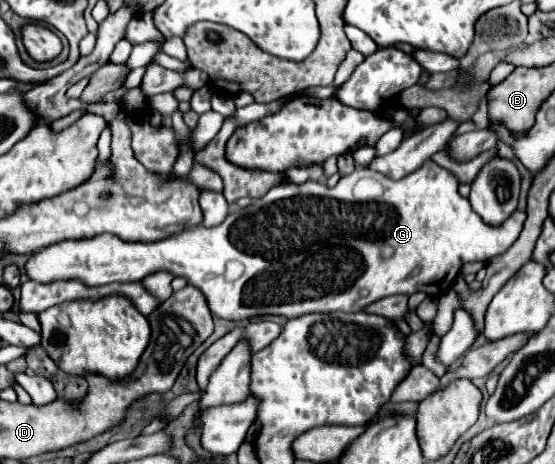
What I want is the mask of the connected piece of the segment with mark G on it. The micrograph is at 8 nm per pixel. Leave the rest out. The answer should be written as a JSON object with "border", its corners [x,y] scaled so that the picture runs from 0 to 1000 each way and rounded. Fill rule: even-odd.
{"border":[[[771,345],[771,349],[764,349],[764,358],[757,366],[750,366],[750,375],[735,375],[735,384],[728,384],[728,388],[703,388],[692,375],[674,371],[667,362],[645,362],[634,375],[613,384],[613,392],[602,405],[591,405],[587,397],[577,397],[577,392],[505,397],[505,401],[494,401],[476,427],[458,431],[450,444],[414,453],[414,461],[407,466],[407,474],[396,487],[382,487],[382,491],[353,487],[353,491],[332,496],[317,509],[306,509],[306,513],[295,513],[295,517],[285,517],[285,522],[223,522],[205,504],[180,504],[180,509],[169,509],[169,513],[159,513],[159,517],[115,517],[115,522],[105,522],[105,526],[94,526],[94,530],[79,534],[76,543],[58,547],[58,556],[47,569],[47,582],[50,582],[54,603],[61,603],[61,608],[94,608],[94,603],[137,599],[137,603],[148,603],[159,616],[187,616],[187,612],[202,612],[202,608],[249,608],[249,603],[259,603],[263,595],[277,591],[277,586],[303,586],[310,595],[335,599],[342,616],[357,621],[371,638],[378,672],[393,685],[404,685],[404,690],[443,690],[443,685],[479,681],[479,677],[505,677],[505,681],[515,681],[515,685],[537,685],[537,681],[559,677],[559,672],[609,672],[609,668],[656,672],[659,659],[681,651],[685,642],[710,638],[710,634],[739,638],[753,625],[764,625],[771,638],[789,638],[789,629],[796,634],[804,625],[800,621],[804,595],[807,595],[807,621],[811,621],[818,599],[825,595],[832,569],[883,560],[883,556],[905,547],[908,539],[915,539],[930,522],[930,513],[937,509],[944,474],[948,474],[948,461],[930,453],[905,487],[890,491],[890,487],[872,483],[868,470],[847,448],[847,435],[825,418],[825,388],[814,375],[807,375],[807,366],[786,358]],[[414,560],[422,569],[414,569],[414,599],[411,599],[407,595],[407,569]]]}

